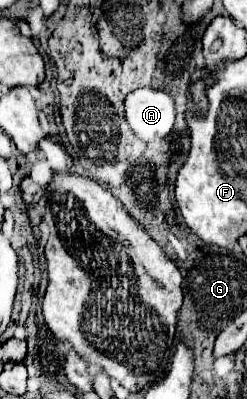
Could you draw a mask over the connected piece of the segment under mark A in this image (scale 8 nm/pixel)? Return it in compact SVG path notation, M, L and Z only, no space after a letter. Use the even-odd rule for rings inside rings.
M155 89L131 91L125 99L125 121L133 135L145 143L163 139L175 123L173 99Z

